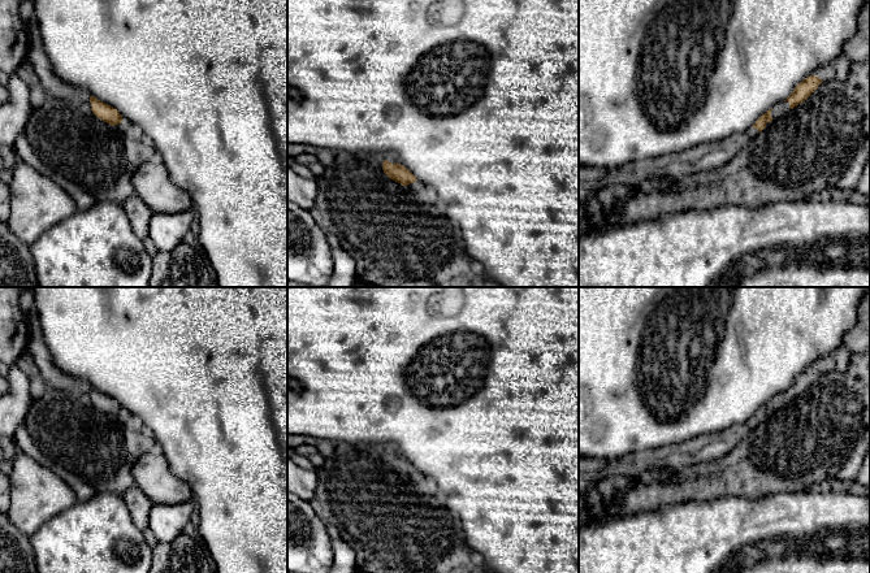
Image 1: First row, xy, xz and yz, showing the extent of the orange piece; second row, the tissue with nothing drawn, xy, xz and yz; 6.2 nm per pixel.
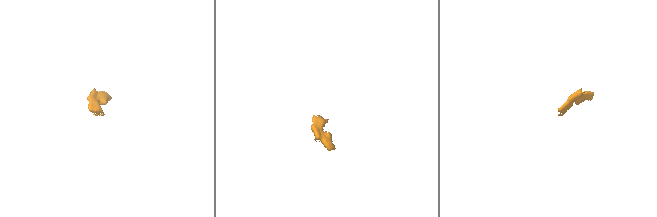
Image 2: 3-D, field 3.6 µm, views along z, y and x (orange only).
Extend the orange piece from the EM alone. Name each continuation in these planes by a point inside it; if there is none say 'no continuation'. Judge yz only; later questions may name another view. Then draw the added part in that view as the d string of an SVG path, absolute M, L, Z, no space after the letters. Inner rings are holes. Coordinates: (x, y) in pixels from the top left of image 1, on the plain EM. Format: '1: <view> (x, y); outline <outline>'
1: yz (706, 447); outline M750 418L718 433L701 434L683 443L637 451L613 460L579 456L579 498L588 499L589 486L610 476L637 478L648 469L678 470L715 461L730 452L757 425L758 421Z

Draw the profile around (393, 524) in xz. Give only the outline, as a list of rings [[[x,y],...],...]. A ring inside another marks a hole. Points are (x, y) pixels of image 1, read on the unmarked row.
[[[336,442],[334,451],[319,469],[311,507],[325,524],[332,524],[355,555],[356,573],[494,573],[467,546],[462,521],[445,504],[437,483],[416,472],[407,477],[390,470],[382,461],[381,444]]]

